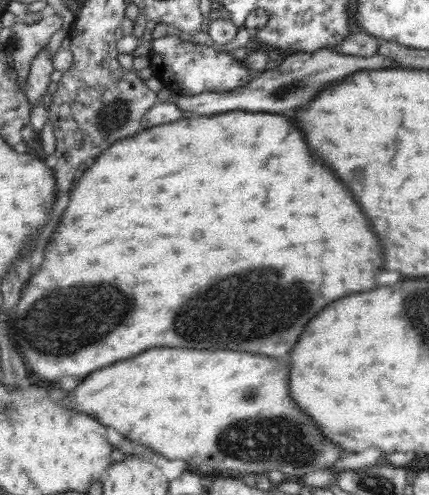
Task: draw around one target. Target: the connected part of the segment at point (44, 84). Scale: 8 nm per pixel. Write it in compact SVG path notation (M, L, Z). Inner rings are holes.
M44 49L31 62L31 72L29 72L30 76L28 77L28 84L25 89L25 94L28 96L31 105L37 106L37 104L43 102L45 94L49 92L49 86L53 83L53 80L51 80L53 72L55 72L53 58Z

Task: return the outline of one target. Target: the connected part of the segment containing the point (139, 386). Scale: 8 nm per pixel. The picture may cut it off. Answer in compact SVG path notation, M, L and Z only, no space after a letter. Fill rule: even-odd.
M153 348L147 350L143 354L135 355L133 360L123 360L121 364L113 364L109 368L97 370L91 374L91 380L85 378L81 386L77 386L77 390L71 390L64 398L64 403L82 413L91 414L97 412L101 416L101 420L109 426L113 426L115 430L119 430L124 437L136 441L151 450L162 454L169 460L185 460L189 469L192 466L201 466L205 464L207 468L217 468L217 470L241 470L241 474L246 472L254 472L257 476L266 474L269 470L281 470L289 466L293 470L301 470L301 468L311 468L311 470L321 470L321 468L329 468L337 462L337 458L341 458L343 450L339 446L335 446L331 440L325 440L317 428L317 424L313 424L313 420L309 420L307 414L303 414L297 404L291 400L289 396L289 365L285 362L277 362L273 358L267 356L257 356L257 354L249 354L249 352L231 352L231 350L191 350L191 348Z

